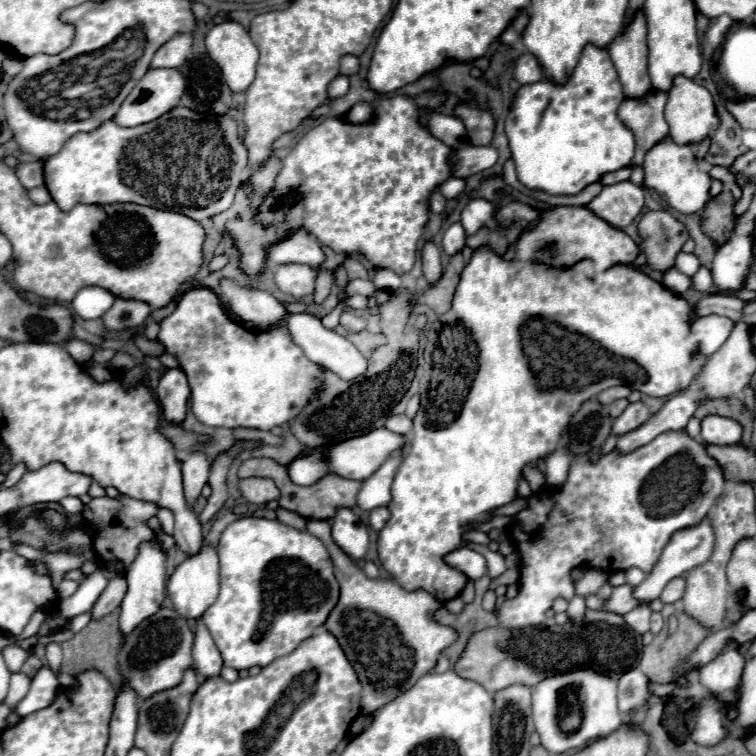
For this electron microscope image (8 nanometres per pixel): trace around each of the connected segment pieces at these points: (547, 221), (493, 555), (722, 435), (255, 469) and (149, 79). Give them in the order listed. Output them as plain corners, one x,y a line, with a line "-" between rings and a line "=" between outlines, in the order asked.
556,206
538,210
534,228
522,230
516,244
516,260
520,262
530,260
542,262
550,268
572,268
580,260
590,258
596,266
596,274
618,264
632,264
636,256
636,242
626,232
610,226
588,206
=
472,542
466,543
466,546
486,556
486,560
488,560
488,576
490,578
498,578
498,576
502,576
506,572
506,564
504,564
504,556
502,554
490,550
487,546
=
706,416
702,420
702,438
706,440
706,444
718,444
718,446
740,444
742,426
732,418
=
250,458
244,460
238,468
238,476
240,478
248,478
248,476
266,476
272,478
276,482
276,486
280,488
282,496
278,500
280,508
286,508
290,512
300,514
302,518
310,518
310,520
330,520
336,516
336,510
340,508
354,508
356,506
356,492
360,490
362,482
358,480
346,480
338,474
326,474
324,478
320,478
316,484
312,486
298,486
290,480
288,476
288,466
278,464
272,458
=
148,70
120,106
114,122
120,126
140,126
152,122
178,106
184,88
186,82
178,70

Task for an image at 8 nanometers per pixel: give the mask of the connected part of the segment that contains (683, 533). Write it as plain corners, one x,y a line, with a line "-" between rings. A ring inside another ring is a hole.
708,518
702,520
698,526
684,528
684,530
680,530
680,532
676,532
676,534
672,536
672,540
668,542
668,546
664,548
664,552
662,552
660,560
656,562
654,570
648,574
648,578
646,578
642,584
634,586
632,596
634,596
640,604
648,604
648,602
656,600
656,598
660,596
660,592
664,590
664,586
666,586
672,578
682,576
684,572
688,572
688,570
692,570
692,568
704,564
704,560
708,560
708,556
712,554
712,544
714,544
714,532
712,532
712,526
708,524

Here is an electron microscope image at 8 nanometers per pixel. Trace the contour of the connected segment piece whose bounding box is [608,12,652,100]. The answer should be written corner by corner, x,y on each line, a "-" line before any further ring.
640,12
636,16
636,24
632,28
624,28
620,36
608,46
610,58
616,66
620,84
624,88
626,98
644,98
650,90
650,78
648,78
648,68
646,68
646,58
648,58
648,48
646,48
646,22

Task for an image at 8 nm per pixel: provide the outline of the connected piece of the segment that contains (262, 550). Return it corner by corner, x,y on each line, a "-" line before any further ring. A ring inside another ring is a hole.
242,518
232,522
218,544
220,558
220,594
218,600
204,612
202,622
210,630
216,646
224,656
224,664
236,670
248,670
252,666
268,666
276,658
282,658
298,648
298,644
310,638
320,626
324,626
328,614
338,602
340,586
332,572
332,560
324,544
306,530
296,530
280,520
266,518

